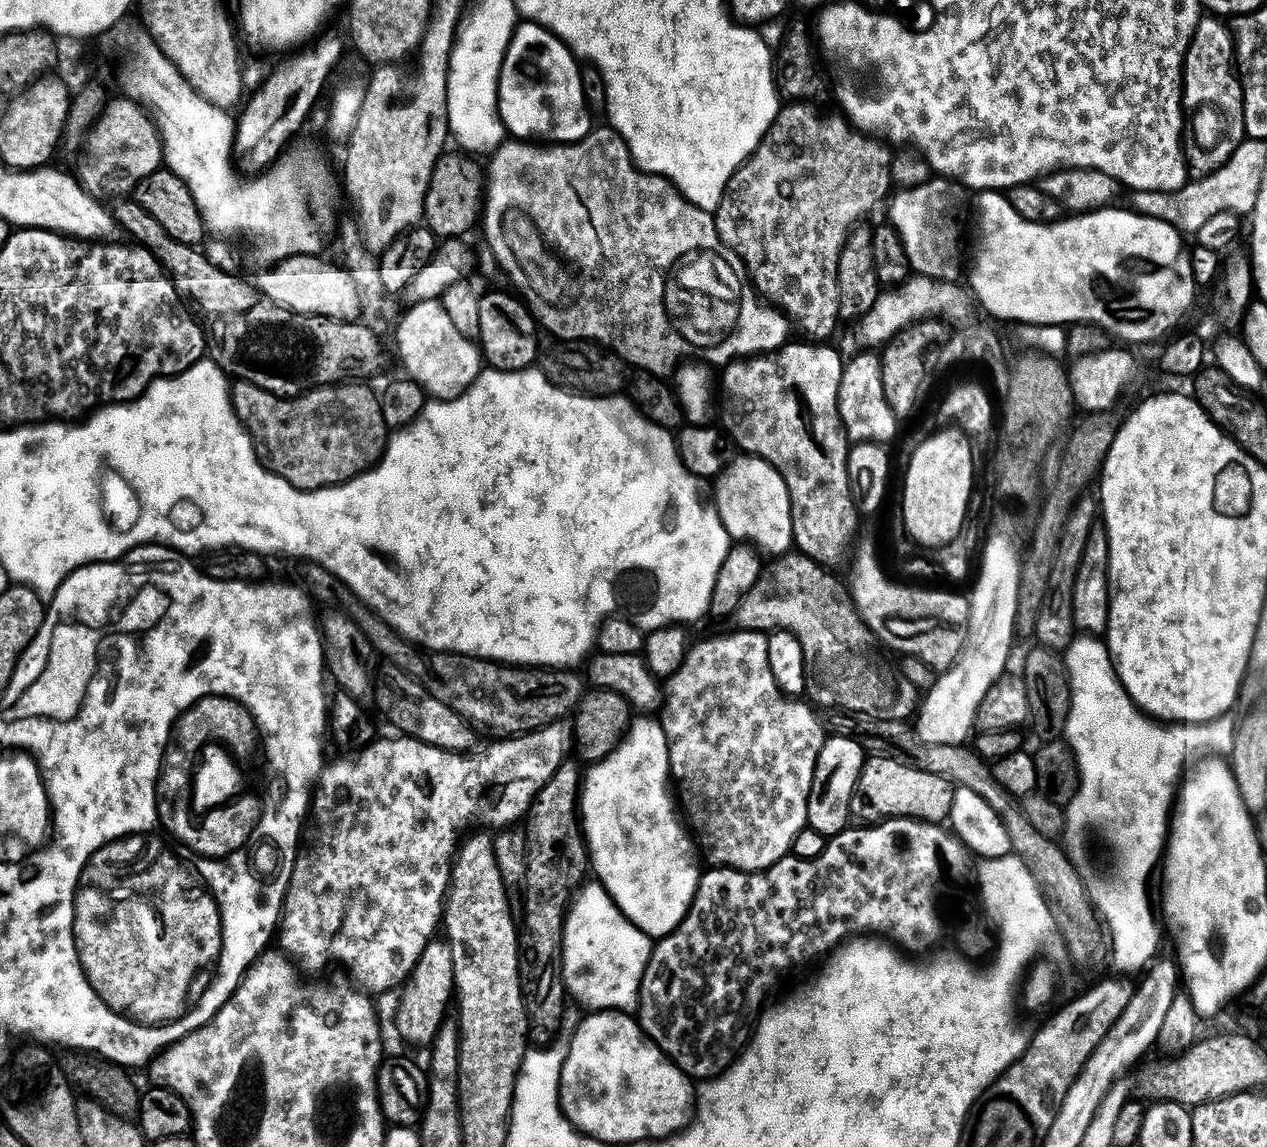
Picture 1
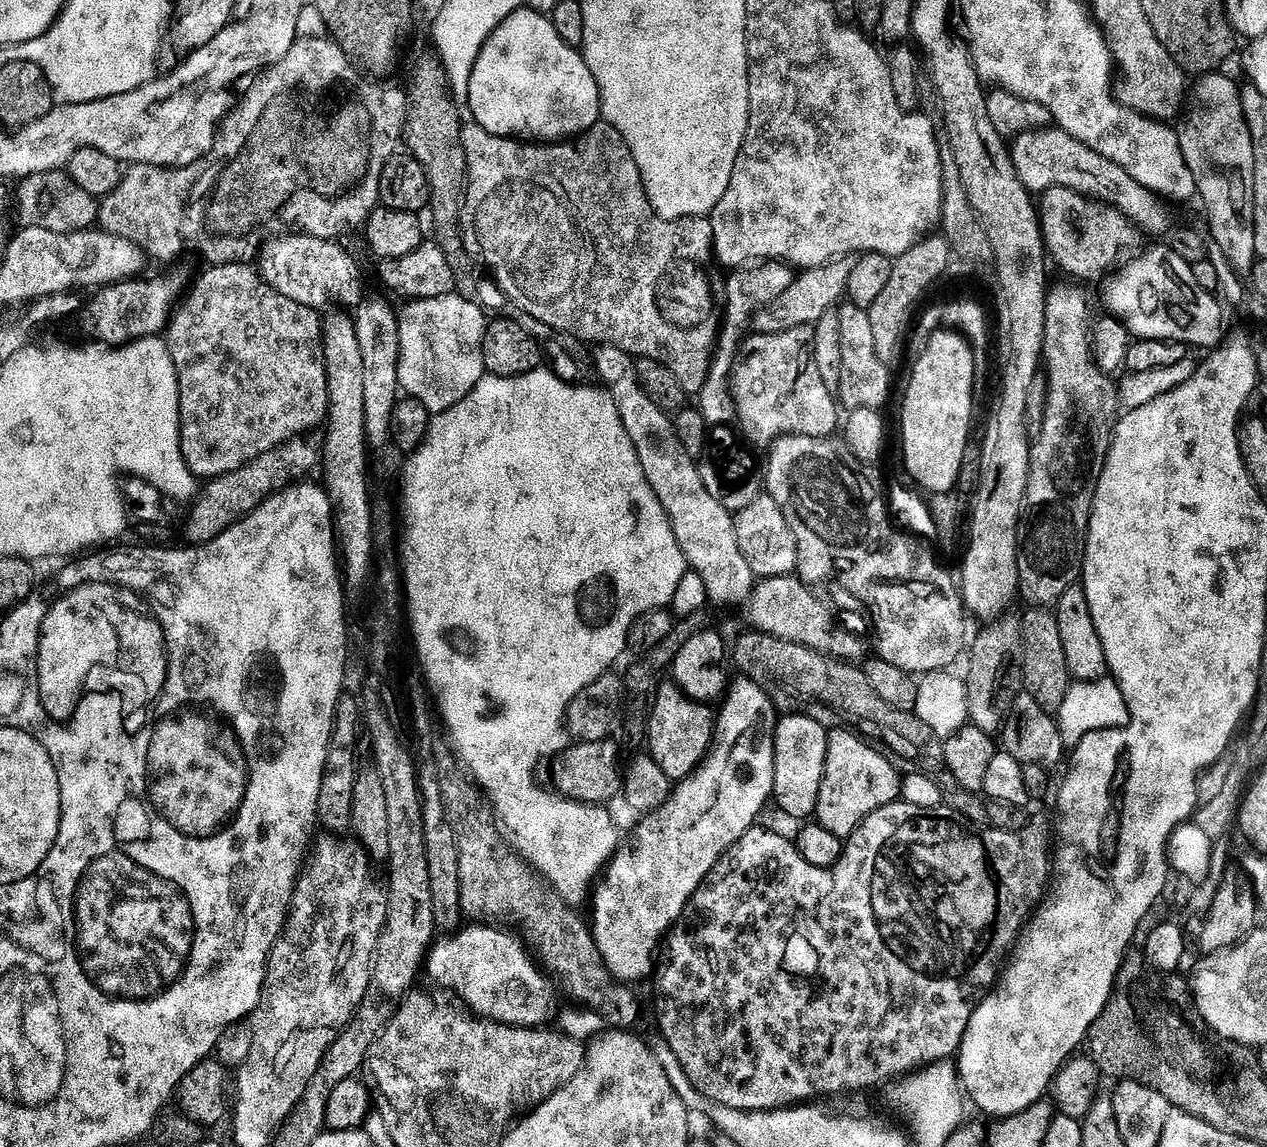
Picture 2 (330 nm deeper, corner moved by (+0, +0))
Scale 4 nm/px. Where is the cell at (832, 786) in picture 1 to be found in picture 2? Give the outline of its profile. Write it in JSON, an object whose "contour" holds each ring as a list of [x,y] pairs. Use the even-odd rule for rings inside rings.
{"contour":[[[801,714],[781,715],[776,728],[776,758],[774,762],[774,800],[788,816],[799,822],[815,817],[818,796],[826,770],[829,731],[812,717]]]}

